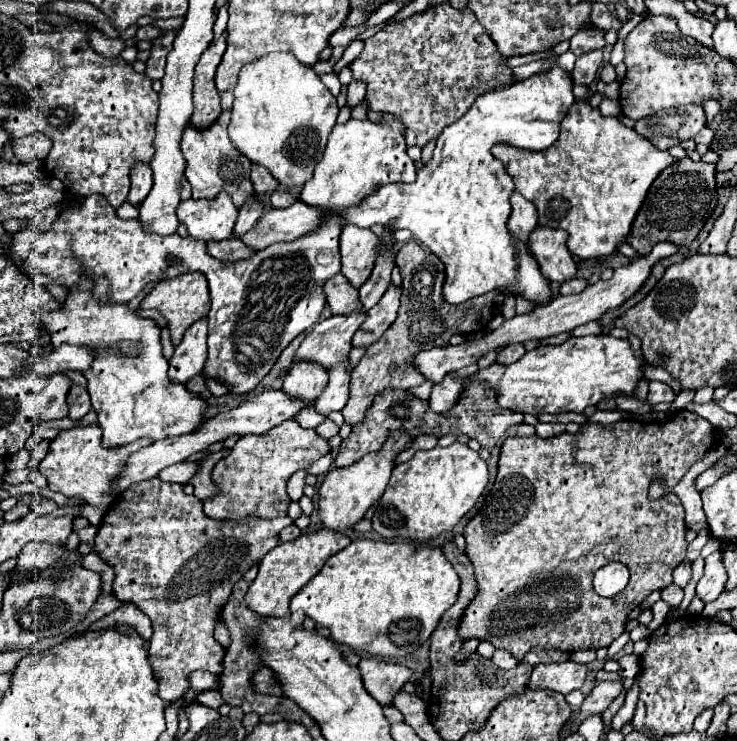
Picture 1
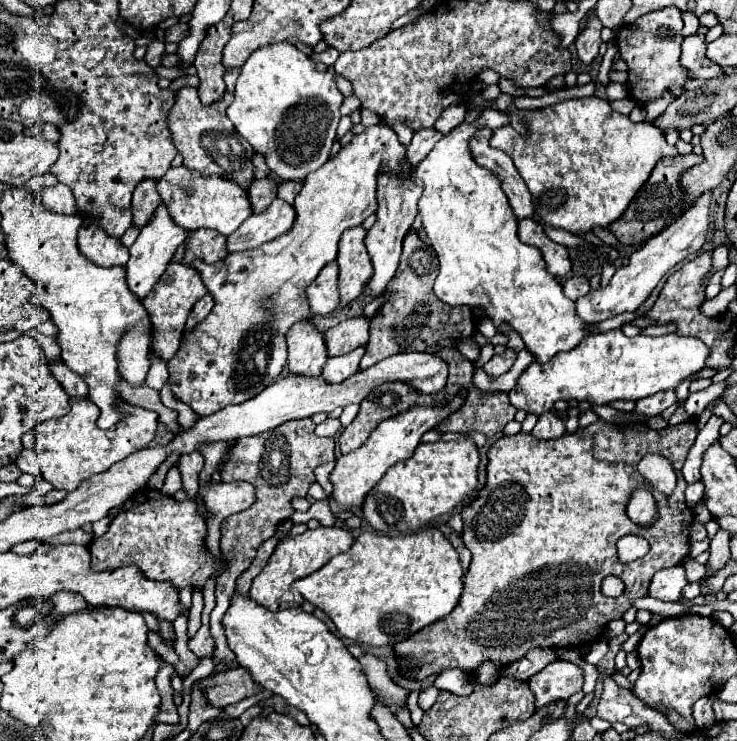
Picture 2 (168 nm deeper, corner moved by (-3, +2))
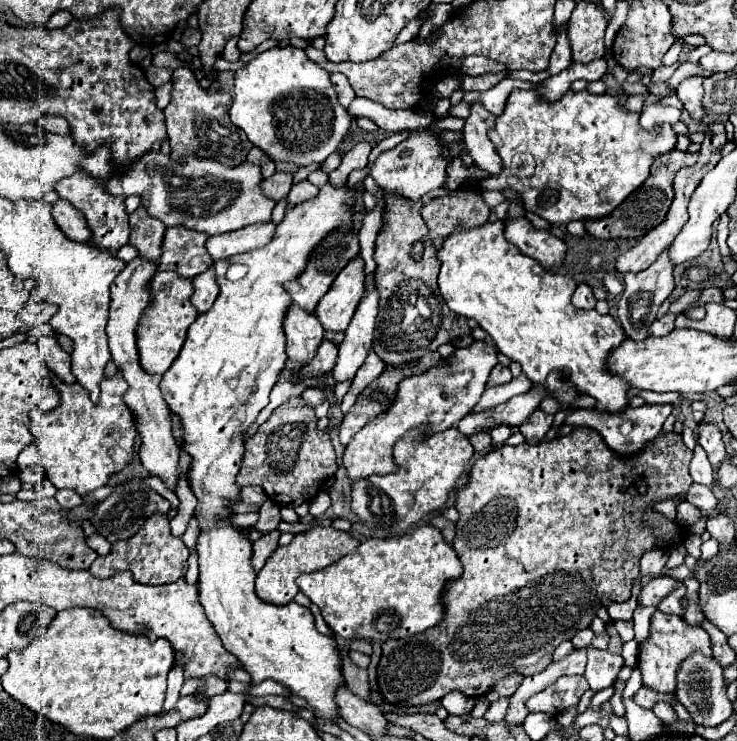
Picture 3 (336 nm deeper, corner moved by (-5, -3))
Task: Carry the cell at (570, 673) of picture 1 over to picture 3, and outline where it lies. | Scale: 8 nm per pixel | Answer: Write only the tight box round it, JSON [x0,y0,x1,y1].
[528,675,588,717]

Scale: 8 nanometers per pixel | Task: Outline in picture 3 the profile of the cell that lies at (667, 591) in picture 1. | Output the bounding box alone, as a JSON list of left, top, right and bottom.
[638,577,680,607]

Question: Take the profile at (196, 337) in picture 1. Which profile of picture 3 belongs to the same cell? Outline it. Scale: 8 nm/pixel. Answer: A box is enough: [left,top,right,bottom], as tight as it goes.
[192,267,218,313]

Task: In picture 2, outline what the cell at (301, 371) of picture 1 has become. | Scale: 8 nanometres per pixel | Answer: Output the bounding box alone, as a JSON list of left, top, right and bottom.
[286,322,328,376]

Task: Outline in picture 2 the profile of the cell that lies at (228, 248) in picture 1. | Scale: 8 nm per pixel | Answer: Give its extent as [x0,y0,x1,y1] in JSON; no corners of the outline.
[184,230,228,264]

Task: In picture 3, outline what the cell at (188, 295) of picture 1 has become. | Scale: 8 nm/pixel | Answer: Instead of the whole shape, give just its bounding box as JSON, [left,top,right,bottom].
[138,271,198,375]

